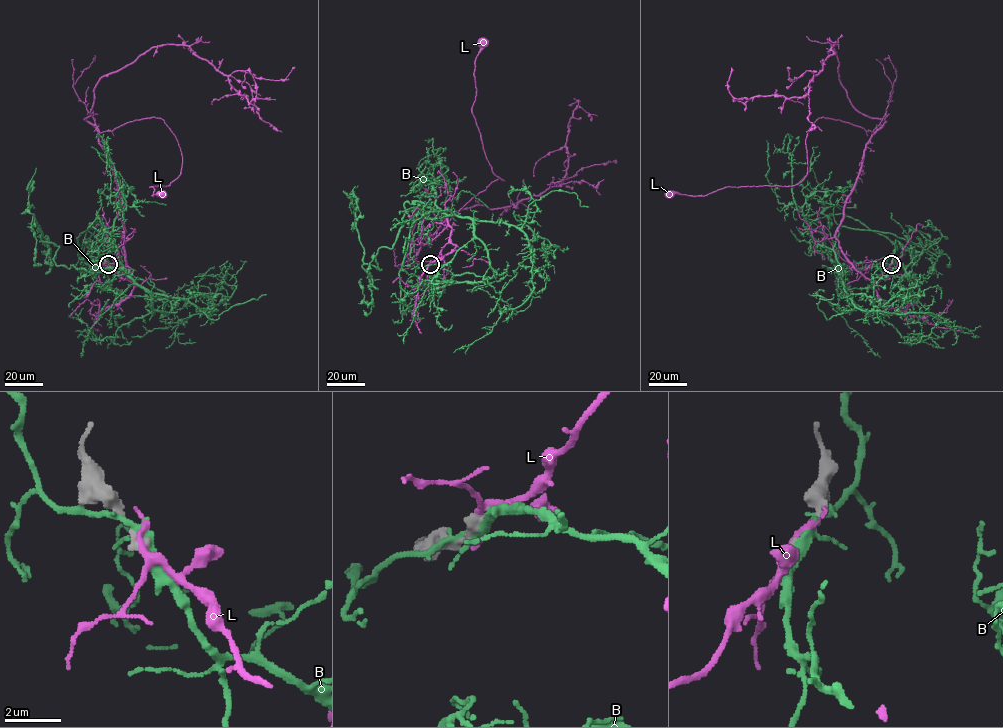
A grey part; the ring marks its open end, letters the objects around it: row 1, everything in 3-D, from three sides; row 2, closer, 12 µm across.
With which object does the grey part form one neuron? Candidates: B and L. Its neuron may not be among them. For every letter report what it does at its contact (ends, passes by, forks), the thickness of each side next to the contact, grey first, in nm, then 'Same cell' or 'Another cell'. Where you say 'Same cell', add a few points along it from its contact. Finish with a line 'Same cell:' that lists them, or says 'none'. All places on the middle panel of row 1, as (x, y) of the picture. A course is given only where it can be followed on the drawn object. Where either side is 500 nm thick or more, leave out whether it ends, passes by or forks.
B: It forks there. Thickness 400 nm (grey) against 280 nm. Another cell
L: It forks there. Thickness 400 nm (grey) against 200 nm. Another cell
Same cell: none

